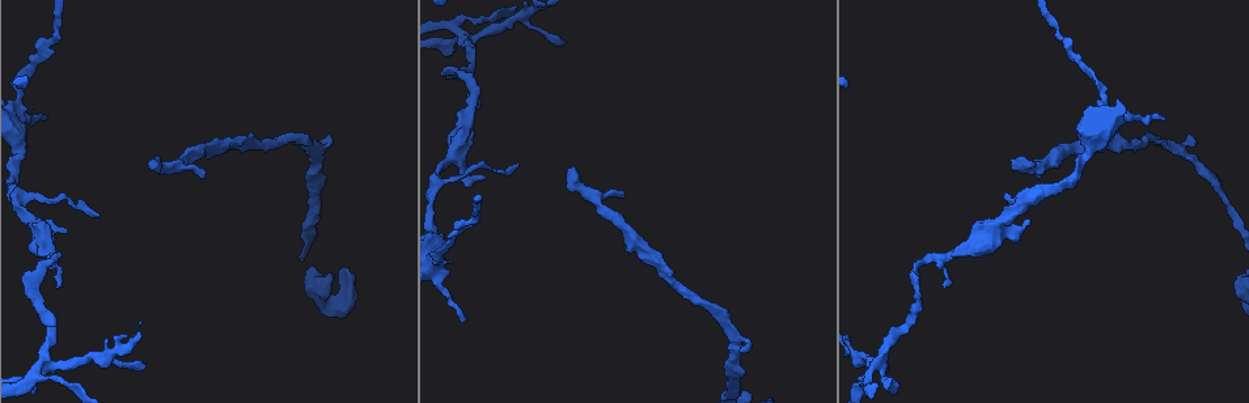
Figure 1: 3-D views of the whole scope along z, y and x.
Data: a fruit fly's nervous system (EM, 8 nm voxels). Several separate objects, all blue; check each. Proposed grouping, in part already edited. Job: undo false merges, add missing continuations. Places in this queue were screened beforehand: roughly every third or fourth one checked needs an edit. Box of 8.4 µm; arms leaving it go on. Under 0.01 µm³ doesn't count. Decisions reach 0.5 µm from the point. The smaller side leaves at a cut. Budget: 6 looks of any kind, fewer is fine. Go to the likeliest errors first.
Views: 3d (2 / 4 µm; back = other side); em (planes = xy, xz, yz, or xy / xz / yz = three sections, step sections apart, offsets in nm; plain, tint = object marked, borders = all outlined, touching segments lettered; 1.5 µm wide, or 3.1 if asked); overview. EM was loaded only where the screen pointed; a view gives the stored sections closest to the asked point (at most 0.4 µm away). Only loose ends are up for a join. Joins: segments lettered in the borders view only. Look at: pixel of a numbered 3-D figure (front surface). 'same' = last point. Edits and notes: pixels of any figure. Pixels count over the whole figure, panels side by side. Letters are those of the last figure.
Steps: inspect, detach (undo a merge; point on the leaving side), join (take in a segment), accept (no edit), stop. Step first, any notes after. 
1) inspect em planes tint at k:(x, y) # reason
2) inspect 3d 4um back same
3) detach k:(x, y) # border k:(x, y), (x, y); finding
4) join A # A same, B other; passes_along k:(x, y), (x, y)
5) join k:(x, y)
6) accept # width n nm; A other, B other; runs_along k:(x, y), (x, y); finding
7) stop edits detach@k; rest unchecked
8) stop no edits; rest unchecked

inspect em yz step 8 tint at 1:(466, 38) # four or more arms meet

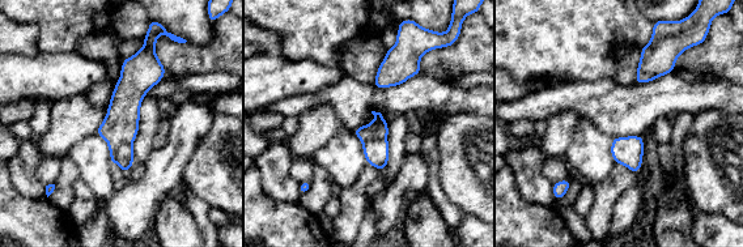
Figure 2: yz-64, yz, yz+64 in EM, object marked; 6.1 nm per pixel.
inspect em planes tint same # cut it another way

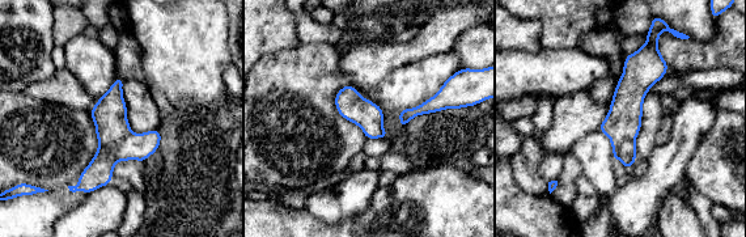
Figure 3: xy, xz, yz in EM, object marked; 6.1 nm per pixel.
inspect em planes borders same # see the neighbours

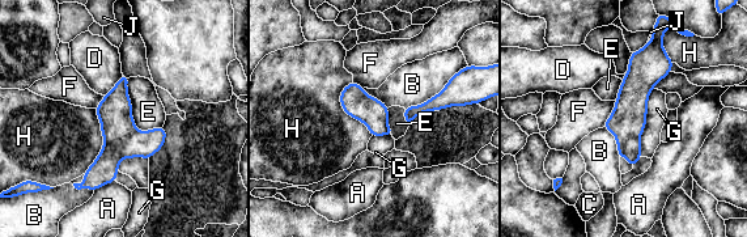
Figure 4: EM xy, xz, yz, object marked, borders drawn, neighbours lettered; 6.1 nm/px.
detach 4:(104, 169) # A other, B other, C other, D other, E other, F other, G other, H other, J other; part_leaving 4:(162, 132), (123, 149), (85, 183); two cells meet here

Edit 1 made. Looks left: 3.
inspect 3d 4um at 1:(67, 233) # an open end

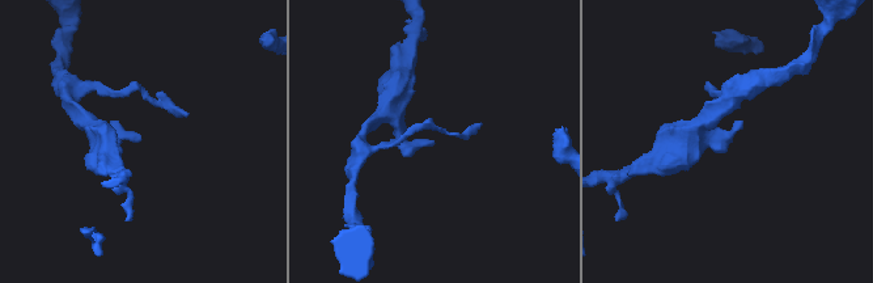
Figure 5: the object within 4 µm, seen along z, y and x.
inspect em planes borders at 5:(431, 141) # now the EM

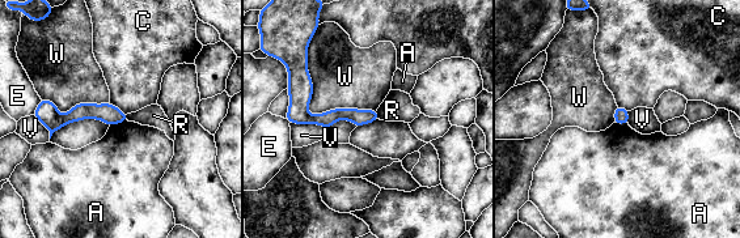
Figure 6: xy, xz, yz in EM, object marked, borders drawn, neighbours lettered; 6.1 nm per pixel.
accept # longest_contact W 550 nm; A other, C other, E other, R other, V other, W other; none of them fits

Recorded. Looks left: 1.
stop edits detach@4; rest unchecked

